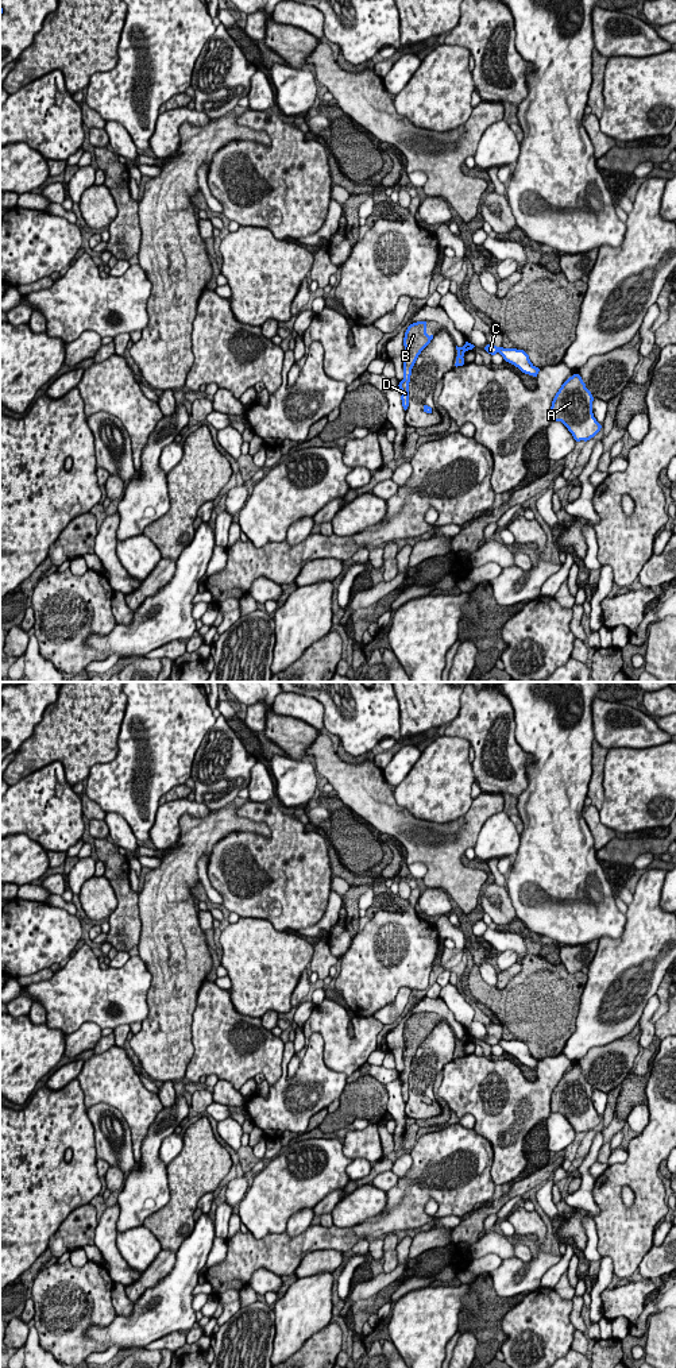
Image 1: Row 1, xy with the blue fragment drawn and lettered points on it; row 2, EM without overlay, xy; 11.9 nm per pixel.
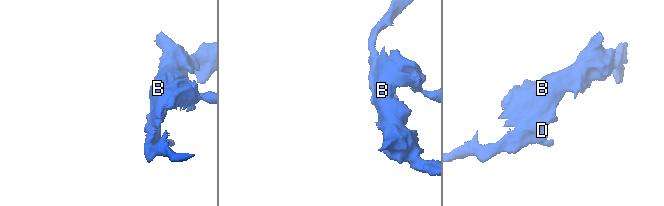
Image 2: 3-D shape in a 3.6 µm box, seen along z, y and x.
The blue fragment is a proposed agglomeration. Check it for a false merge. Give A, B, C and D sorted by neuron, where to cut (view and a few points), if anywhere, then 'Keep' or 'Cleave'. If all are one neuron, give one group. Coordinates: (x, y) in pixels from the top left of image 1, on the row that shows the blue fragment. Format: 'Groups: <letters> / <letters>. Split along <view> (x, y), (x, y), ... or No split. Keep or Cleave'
Groups: A C / B D. Split along xy (467, 343), (468, 349). Cleave

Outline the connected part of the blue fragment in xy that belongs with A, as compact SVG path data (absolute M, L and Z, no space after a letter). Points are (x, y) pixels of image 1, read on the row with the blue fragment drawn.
M573 374L556 393L551 406L551 420L561 421L576 442L590 440L602 428L592 413L594 397L582 377Z

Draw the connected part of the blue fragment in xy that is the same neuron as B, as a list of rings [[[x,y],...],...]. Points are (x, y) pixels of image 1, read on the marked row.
[[[417,321],[407,327],[403,338],[405,357],[403,357],[403,379],[399,382],[402,392],[402,406],[406,411],[409,406],[409,382],[412,369],[421,354],[421,351],[430,343],[433,335],[426,334],[426,321]]]

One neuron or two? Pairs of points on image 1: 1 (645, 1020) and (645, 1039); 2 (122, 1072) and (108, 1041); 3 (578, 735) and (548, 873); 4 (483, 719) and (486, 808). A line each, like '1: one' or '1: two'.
1: one
2: two
3: one
4: two

